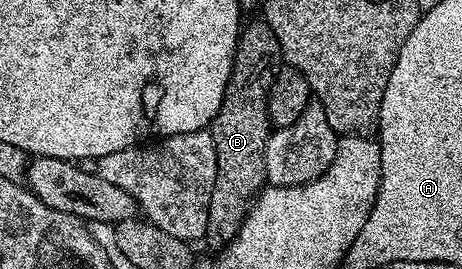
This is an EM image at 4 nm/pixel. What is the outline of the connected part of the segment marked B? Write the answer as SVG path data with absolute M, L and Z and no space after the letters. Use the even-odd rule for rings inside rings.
M257 19L244 26L237 35L237 50L233 56L231 67L231 79L227 79L227 91L223 95L223 103L215 115L211 132L215 143L215 159L217 170L215 171L215 187L211 187L211 203L207 207L207 231L204 240L209 241L210 250L220 251L233 240L233 236L239 231L239 227L245 222L245 216L257 194L266 188L265 164L263 163L263 151L267 147L267 139L271 132L269 124L269 92L273 77L277 73L283 58L279 39L275 39L275 31L263 19Z

